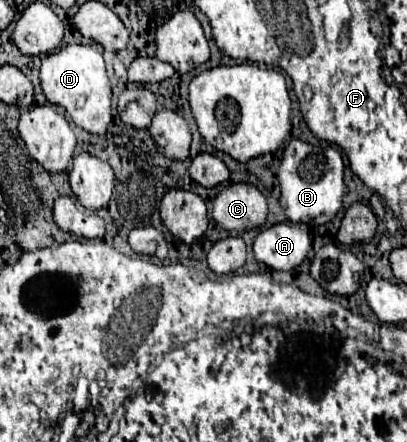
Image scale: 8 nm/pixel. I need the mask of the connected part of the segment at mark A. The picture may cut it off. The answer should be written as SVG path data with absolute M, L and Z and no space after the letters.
M274 224L260 230L254 240L254 256L258 262L274 270L292 270L308 254L308 232L294 224Z

